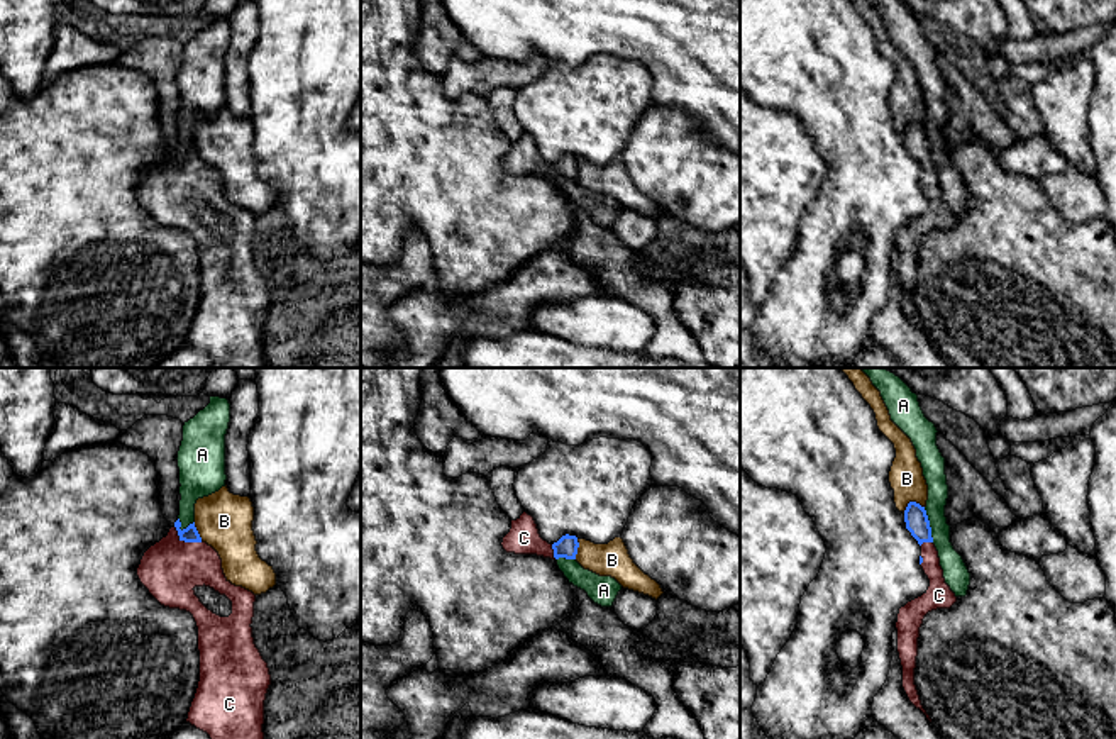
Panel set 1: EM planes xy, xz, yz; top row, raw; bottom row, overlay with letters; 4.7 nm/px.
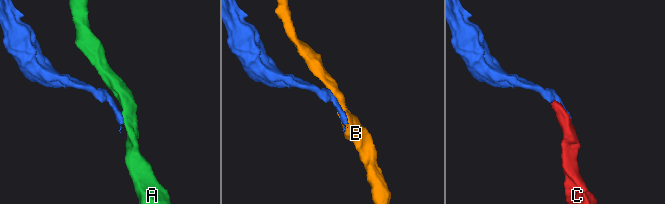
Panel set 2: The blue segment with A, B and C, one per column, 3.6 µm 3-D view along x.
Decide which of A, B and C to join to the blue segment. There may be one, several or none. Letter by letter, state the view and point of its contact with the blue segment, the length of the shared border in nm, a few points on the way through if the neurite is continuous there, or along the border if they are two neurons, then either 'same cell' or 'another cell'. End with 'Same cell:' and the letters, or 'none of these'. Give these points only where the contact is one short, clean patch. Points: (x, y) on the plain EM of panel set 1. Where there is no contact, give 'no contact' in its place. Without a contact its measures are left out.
A: contact yz (928, 144); length 180 nm; border yz (923, 127), (933, 161); another cell
B: contact yz (911, 122); length 110 nm; another cell
C: contact xy (185, 161); length 150 nm; same cell
Same cell: C

